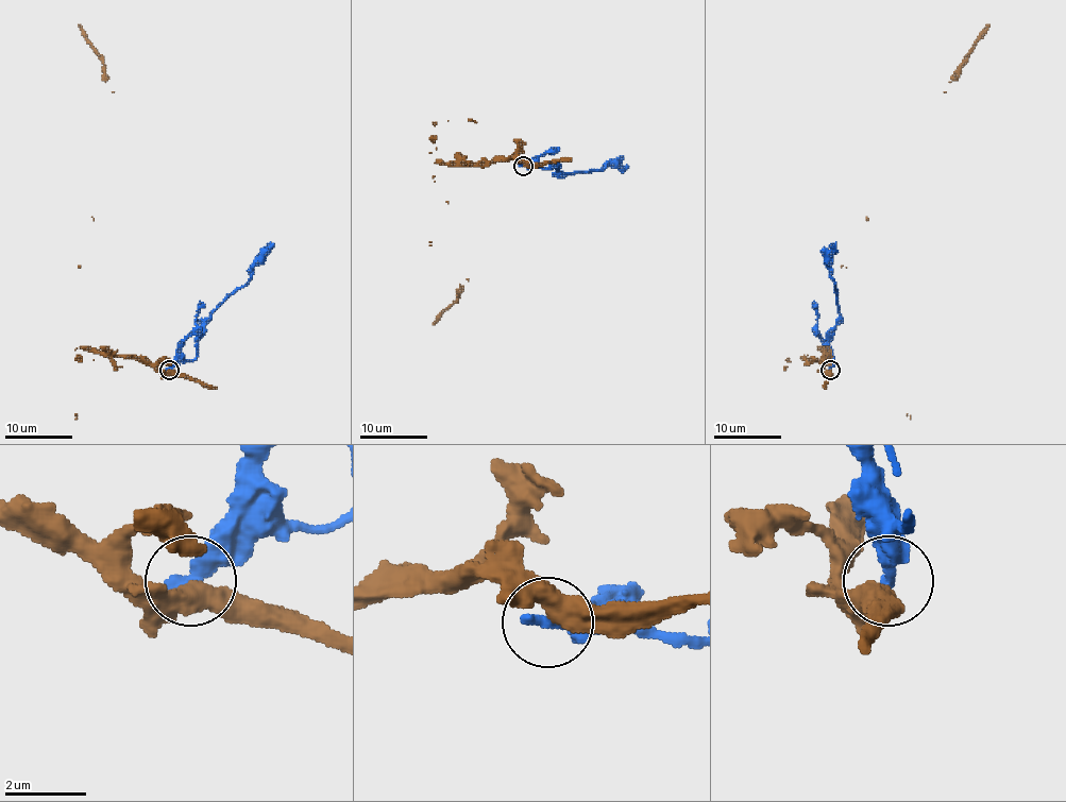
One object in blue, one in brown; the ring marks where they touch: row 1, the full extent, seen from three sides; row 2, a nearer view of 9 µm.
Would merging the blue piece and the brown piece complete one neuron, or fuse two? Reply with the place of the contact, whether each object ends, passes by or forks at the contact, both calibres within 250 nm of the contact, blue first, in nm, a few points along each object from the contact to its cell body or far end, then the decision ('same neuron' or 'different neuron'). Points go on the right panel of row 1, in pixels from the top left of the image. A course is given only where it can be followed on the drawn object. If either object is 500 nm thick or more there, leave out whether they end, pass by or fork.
place (830, 370); calibres 420 and 500 nm; course blue (831, 370), (829, 335), (840, 318), (835, 283), (831, 275), (829, 258), (835, 242); course brown (829, 370), (823, 370), (827, 358), (843, 266), (846, 267), (866, 218), (952, 74), (990, 24); different neuron

